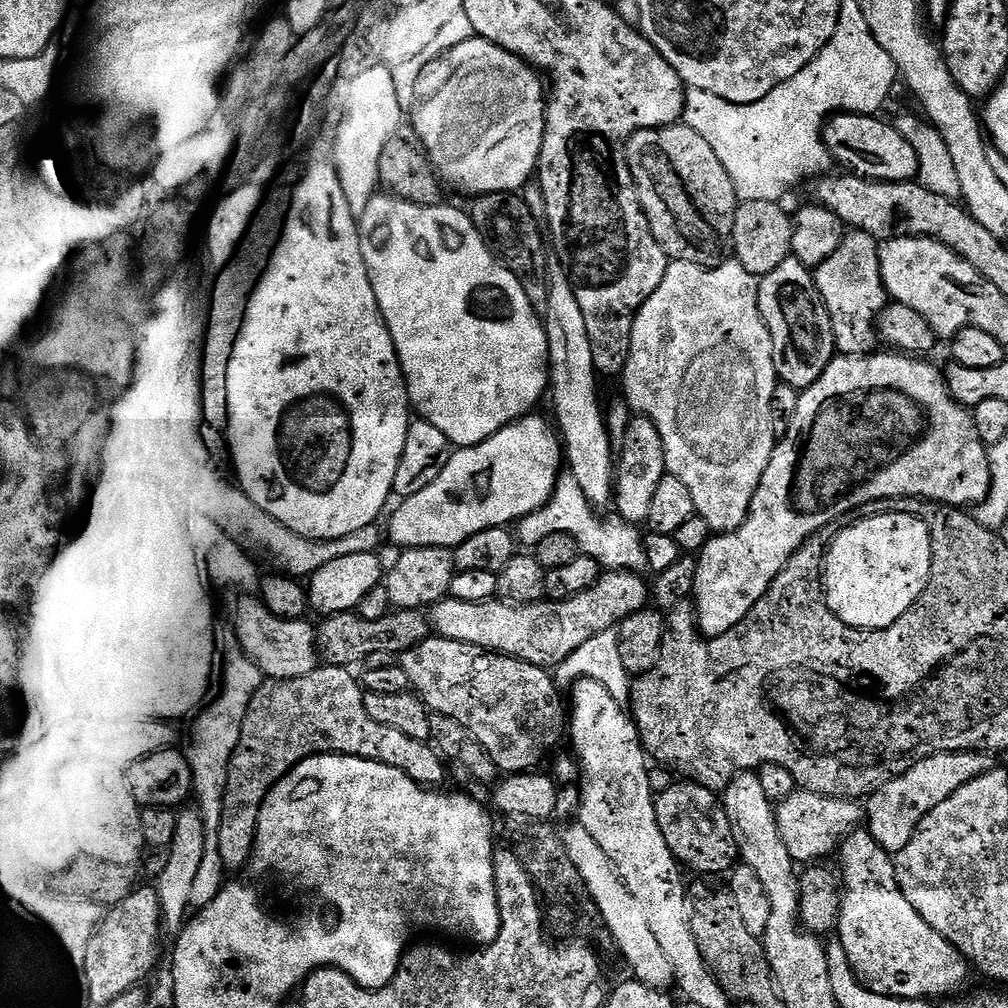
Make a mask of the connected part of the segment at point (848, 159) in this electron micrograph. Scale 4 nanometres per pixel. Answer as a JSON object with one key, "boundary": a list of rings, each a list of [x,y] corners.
{"boundary":[[[855,114],[837,115],[826,132],[826,143],[835,163],[845,164],[848,167],[845,169],[849,173],[870,180],[898,182],[899,184],[915,181],[920,174],[920,162],[914,146],[910,146],[910,142],[902,138],[895,123],[888,121],[887,124],[886,121],[880,119],[884,118]]]}

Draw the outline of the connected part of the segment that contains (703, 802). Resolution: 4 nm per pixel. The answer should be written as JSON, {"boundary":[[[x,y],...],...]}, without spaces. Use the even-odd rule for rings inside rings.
{"boundary":[[[684,782],[681,788],[668,788],[658,796],[660,825],[664,831],[670,850],[679,859],[685,869],[693,868],[696,872],[724,872],[735,860],[741,859],[740,845],[732,823],[731,815],[715,791],[695,782]]]}

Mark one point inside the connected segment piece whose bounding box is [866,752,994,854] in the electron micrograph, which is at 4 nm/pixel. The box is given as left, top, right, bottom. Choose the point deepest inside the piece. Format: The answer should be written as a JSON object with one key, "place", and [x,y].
{"place":[895,814]}

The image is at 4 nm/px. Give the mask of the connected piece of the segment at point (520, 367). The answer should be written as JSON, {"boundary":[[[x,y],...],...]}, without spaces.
{"boundary":[[[403,202],[397,203],[397,208],[393,210],[392,213],[388,216],[388,229],[384,232],[384,249],[380,252],[380,272],[378,268],[378,288],[381,293],[388,292],[388,300],[386,296],[386,304],[392,307],[392,312],[396,315],[396,320],[400,323],[400,332],[398,328],[398,336],[402,341],[403,347],[406,349],[406,356],[412,359],[412,368],[416,371],[416,380],[420,383],[420,396],[424,399],[424,412],[428,415],[428,420],[433,429],[435,431],[441,432],[444,436],[447,436],[449,441],[453,445],[461,444],[464,448],[472,448],[475,444],[484,444],[487,442],[491,436],[496,436],[499,434],[503,428],[508,428],[512,424],[512,420],[520,420],[524,415],[527,414],[528,411],[531,410],[532,407],[535,406],[536,403],[539,402],[540,399],[544,396],[544,391],[548,388],[548,332],[544,329],[544,324],[540,321],[540,316],[536,313],[536,308],[532,305],[532,300],[528,297],[528,292],[524,289],[525,281],[518,277],[506,267],[506,265],[498,259],[497,253],[493,251],[490,247],[489,241],[486,239],[484,241],[484,236],[482,233],[476,229],[476,224],[471,220],[468,216],[463,216],[460,212],[455,212],[454,209],[448,208],[444,209],[444,206],[437,206],[434,208],[422,208],[417,204],[405,204]]]}

